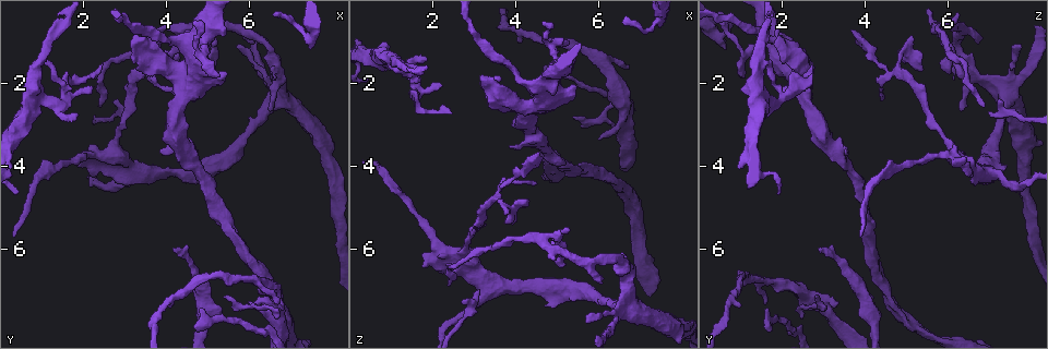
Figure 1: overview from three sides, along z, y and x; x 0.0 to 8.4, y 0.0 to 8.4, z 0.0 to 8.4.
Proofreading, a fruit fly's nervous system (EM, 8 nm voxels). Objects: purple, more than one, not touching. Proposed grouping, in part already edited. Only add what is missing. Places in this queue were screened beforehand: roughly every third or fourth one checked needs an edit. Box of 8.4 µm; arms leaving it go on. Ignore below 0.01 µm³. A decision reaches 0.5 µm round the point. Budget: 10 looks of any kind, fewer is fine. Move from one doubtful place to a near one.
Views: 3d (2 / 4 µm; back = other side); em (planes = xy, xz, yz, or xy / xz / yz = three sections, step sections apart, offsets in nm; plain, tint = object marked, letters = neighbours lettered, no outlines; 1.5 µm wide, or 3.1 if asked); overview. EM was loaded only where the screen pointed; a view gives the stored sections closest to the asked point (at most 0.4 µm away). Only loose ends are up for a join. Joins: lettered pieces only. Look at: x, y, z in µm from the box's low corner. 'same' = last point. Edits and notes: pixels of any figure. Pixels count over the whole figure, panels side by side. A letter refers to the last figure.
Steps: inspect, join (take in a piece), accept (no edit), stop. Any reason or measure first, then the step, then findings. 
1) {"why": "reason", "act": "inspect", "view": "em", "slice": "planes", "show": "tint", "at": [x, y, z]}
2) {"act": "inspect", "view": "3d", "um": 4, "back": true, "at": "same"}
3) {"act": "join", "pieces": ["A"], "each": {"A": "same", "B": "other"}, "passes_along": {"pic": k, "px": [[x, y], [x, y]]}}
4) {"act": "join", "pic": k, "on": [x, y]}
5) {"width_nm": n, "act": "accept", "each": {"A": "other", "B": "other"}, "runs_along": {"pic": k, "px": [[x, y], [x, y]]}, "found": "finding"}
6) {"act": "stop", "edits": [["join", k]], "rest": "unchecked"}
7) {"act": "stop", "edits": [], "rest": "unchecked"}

{"act": "inspect", "view": "3d", "um": 2, "at": [2.40, 2.60, 6.90]}

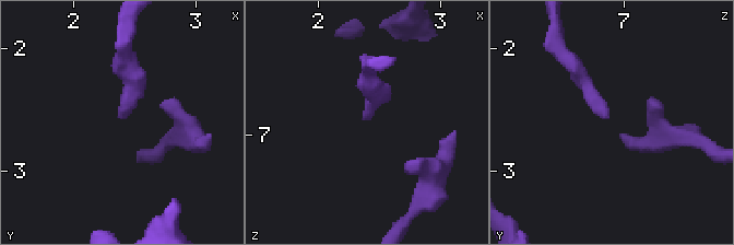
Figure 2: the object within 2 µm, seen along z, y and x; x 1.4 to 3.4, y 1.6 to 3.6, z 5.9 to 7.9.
{"act": "inspect", "view": "em", "slice": "planes", "show": "letters", "at": [2.38, 2.56, 6.86]}

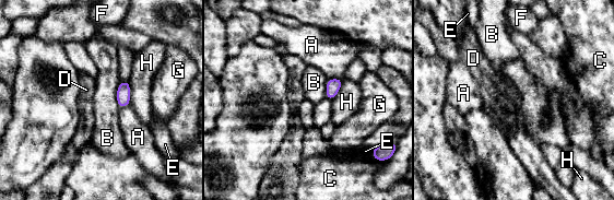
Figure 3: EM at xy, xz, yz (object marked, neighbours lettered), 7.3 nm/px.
{"width_nm": 100, "act": "accept", "each": {"A": "other", "B": "other", "C": "other", "D": "other", "E": "other", "F": "other", "G": "other", "H": "other"}, "found": "none of them fits"}

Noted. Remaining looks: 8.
{"why": "thin end", "act": "inspect", "view": "em", "slice": "planes", "show": "letters", "at": [5.70, 1.10, 7.70]}

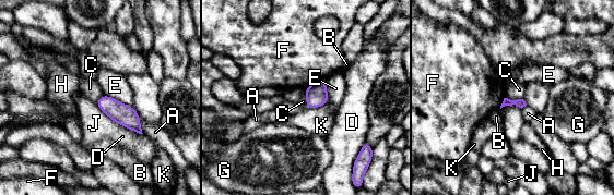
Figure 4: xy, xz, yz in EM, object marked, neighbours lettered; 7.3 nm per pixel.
{"longest_contact_nm": ["E", 220], "act": "accept", "each": {"A": "other", "B": "other", "C": "other", "D": "other", "E": "other", "F": "other", "G": "other", "H": "other", "J": "other", "K": "other"}, "found": "none of them fits"}

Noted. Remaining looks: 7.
{"why": "stops while still wide", "act": "inspect", "view": "em", "slice": "planes", "show": "letters", "at": [3.90, 3.60, 3.55]}

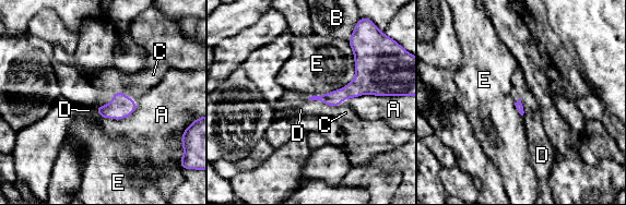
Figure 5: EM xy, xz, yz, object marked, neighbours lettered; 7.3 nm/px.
{"act": "accept", "each": {"A": "other", "B": "other", "C": "other", "D": "other", "E": "other"}, "border": {"pic": 5, "px": [[114, 94], [96, 108], [97, 115]]}, "found": "none of them fits"}

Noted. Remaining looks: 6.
{"why": "an open end", "act": "inspect", "view": "em", "slice": "xy", "step": 4, "show": "letters", "at": [4.15, 6.00, 2.95]}

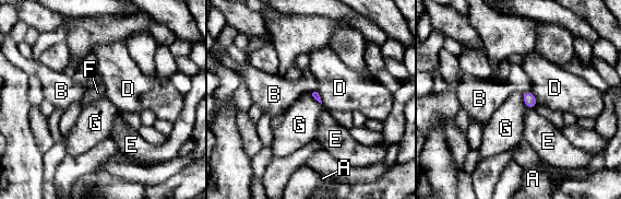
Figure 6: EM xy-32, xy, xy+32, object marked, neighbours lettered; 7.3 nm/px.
{"act": "accept", "each": {"A": "other", "B": "other", "D": "other", "E": "other", "F": "other", "G": "other"}, "found": "no lettered piece goes on from it"}

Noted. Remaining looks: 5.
{"act": "stop", "edits": [], "rest": "unchecked"}

